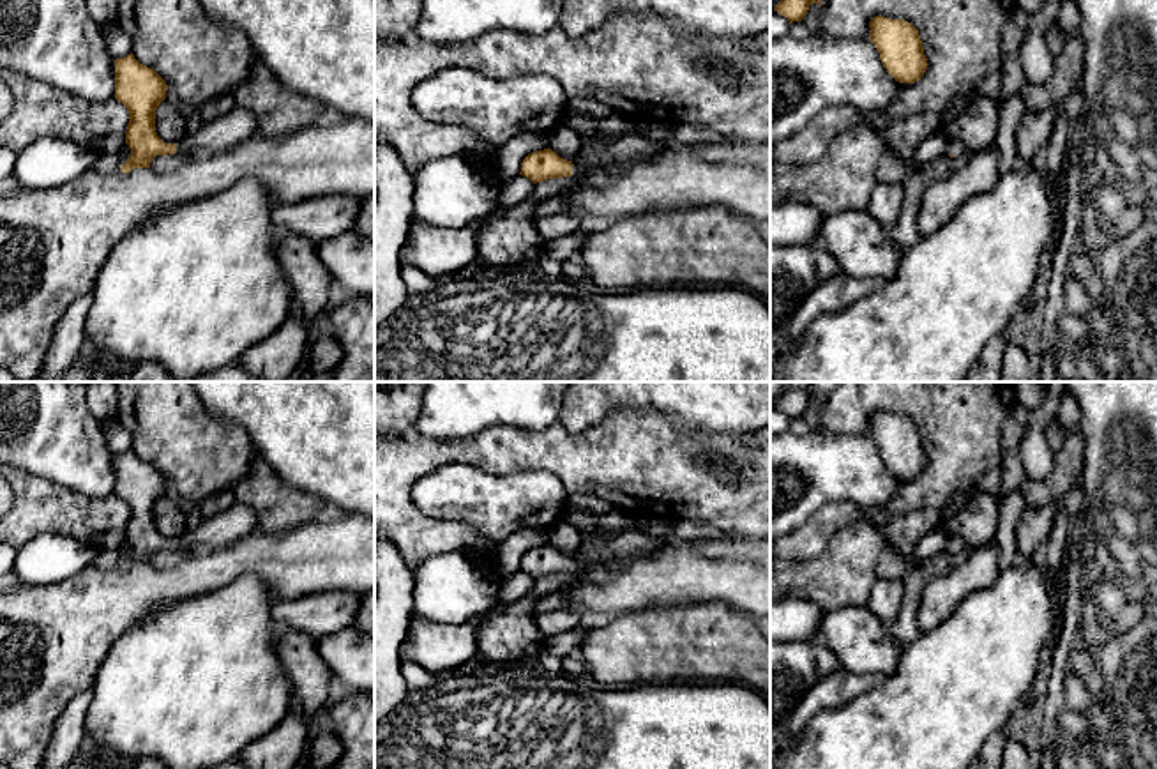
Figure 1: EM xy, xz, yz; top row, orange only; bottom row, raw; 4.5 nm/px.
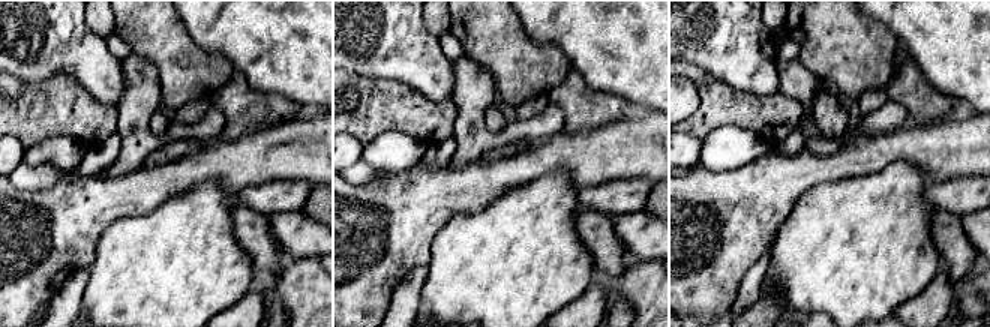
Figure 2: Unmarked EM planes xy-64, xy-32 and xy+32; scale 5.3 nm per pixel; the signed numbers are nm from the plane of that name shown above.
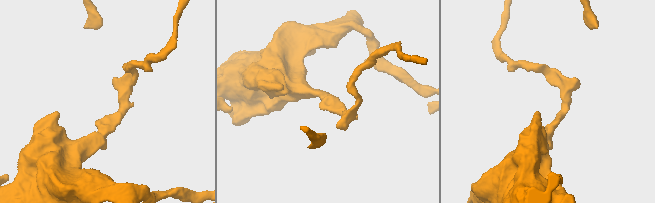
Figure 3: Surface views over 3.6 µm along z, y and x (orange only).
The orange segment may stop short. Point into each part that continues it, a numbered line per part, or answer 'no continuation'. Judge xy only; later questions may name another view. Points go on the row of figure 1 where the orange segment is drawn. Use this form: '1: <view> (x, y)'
1: xy (226, 131)

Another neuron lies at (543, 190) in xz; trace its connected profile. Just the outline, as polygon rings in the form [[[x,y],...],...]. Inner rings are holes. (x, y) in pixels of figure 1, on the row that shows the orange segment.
[[[576,177],[548,179],[535,184],[533,194],[528,198],[528,203],[537,205],[539,202],[565,191],[572,189],[579,180]]]

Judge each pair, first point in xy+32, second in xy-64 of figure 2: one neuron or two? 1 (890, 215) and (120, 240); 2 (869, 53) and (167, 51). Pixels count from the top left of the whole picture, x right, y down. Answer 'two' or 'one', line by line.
1: one
2: one

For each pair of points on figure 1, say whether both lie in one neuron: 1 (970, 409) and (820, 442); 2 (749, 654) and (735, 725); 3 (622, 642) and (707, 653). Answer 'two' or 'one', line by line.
1: two
2: two
3: one

